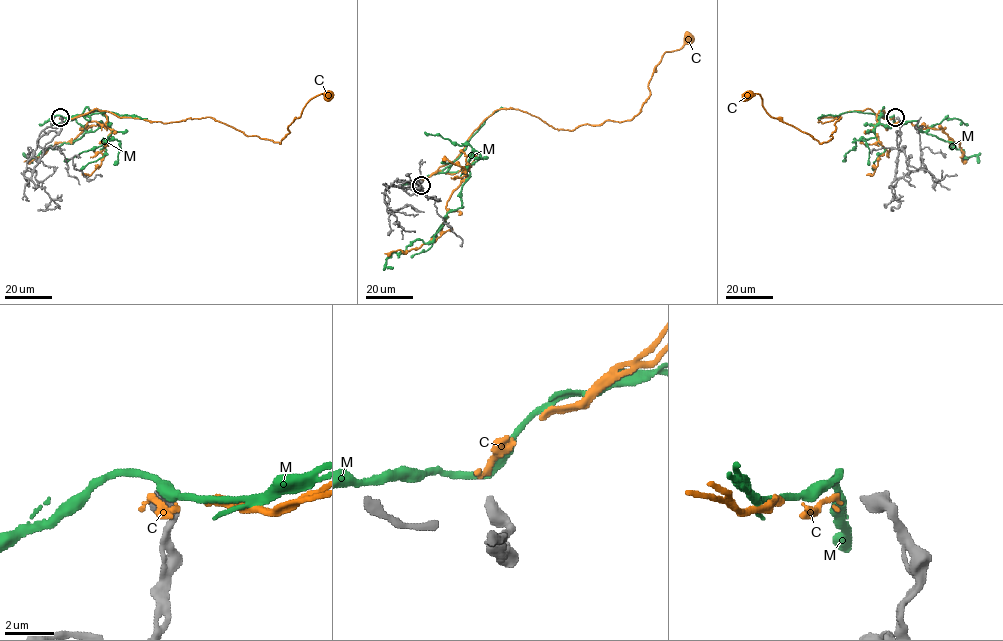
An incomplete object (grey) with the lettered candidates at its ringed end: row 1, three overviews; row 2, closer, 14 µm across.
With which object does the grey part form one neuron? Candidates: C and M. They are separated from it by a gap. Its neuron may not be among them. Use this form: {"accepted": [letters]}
{"accepted": ["C"]}

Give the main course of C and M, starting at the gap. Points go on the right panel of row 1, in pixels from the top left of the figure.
C: (894, 118), (869, 109), (820, 118), (840, 117), (832, 138), (820, 143), (770, 116), (758, 93), (747, 95)
M: (894, 116), (883, 107), (879, 122), (917, 121), (978, 163)

